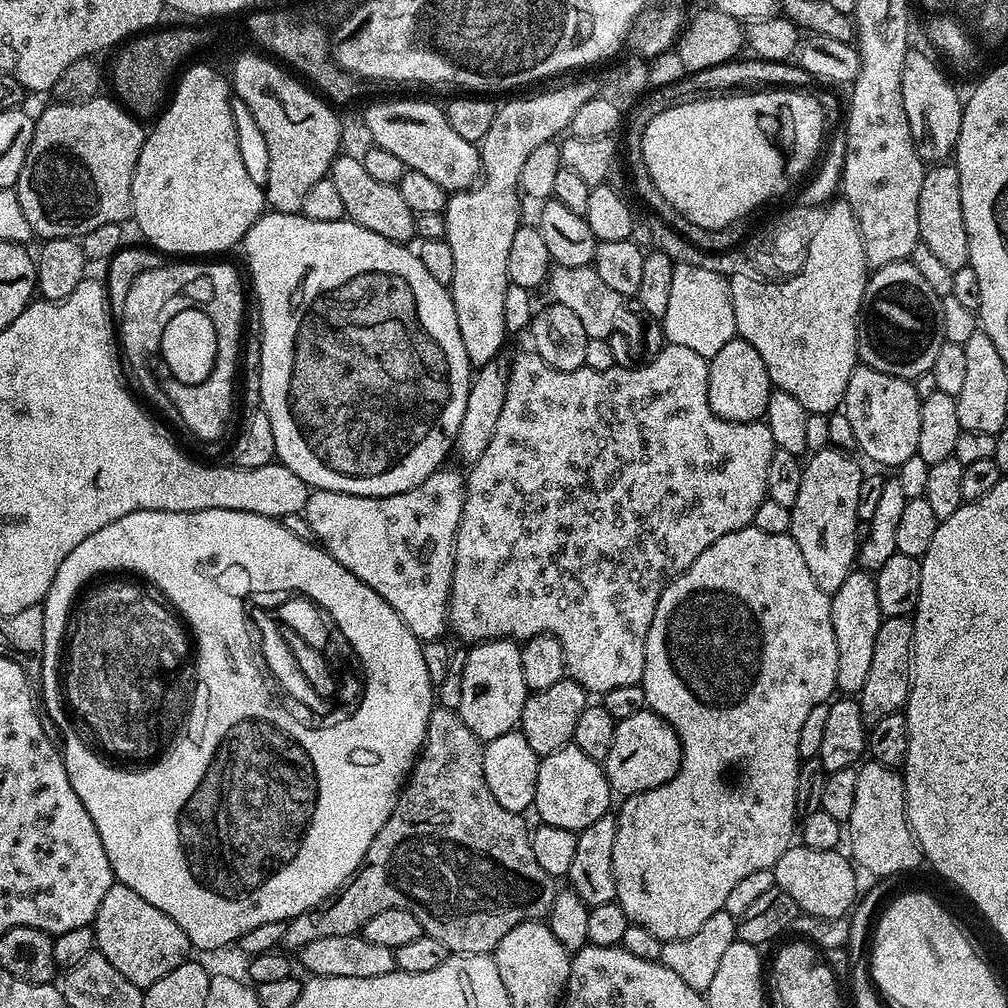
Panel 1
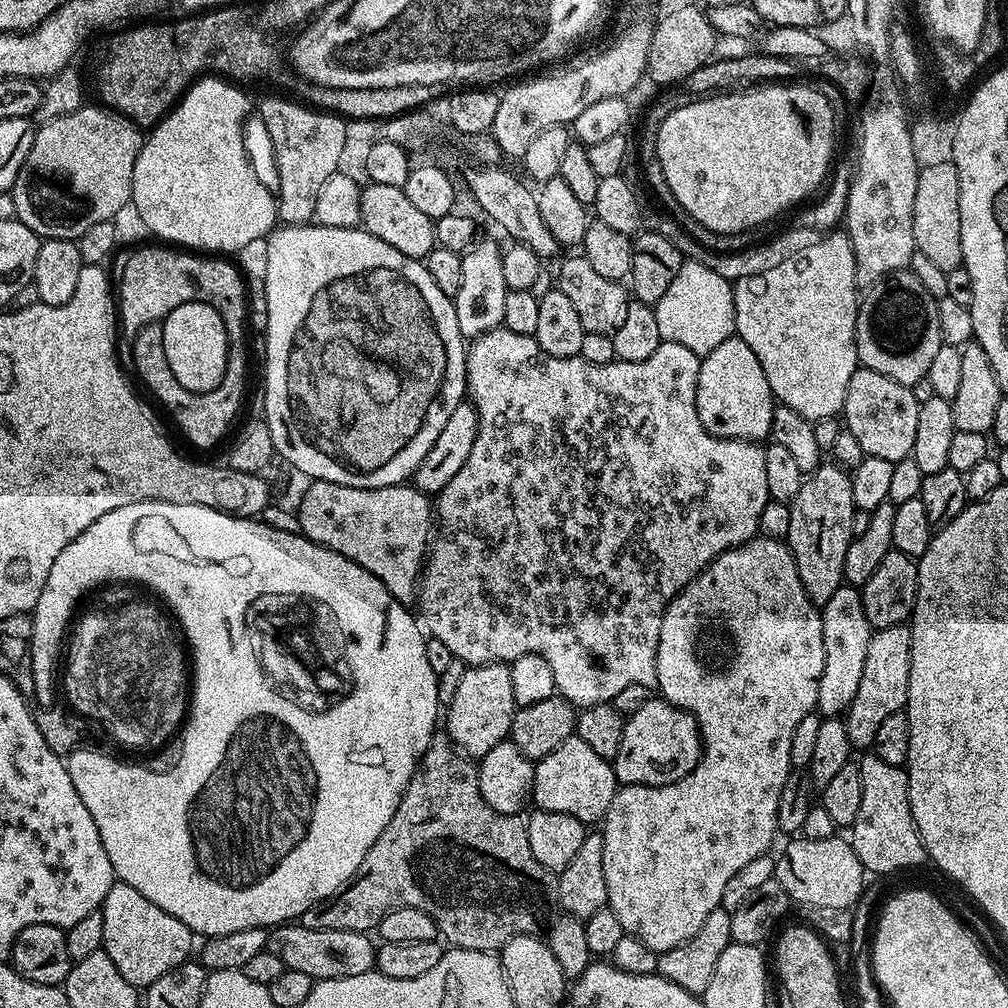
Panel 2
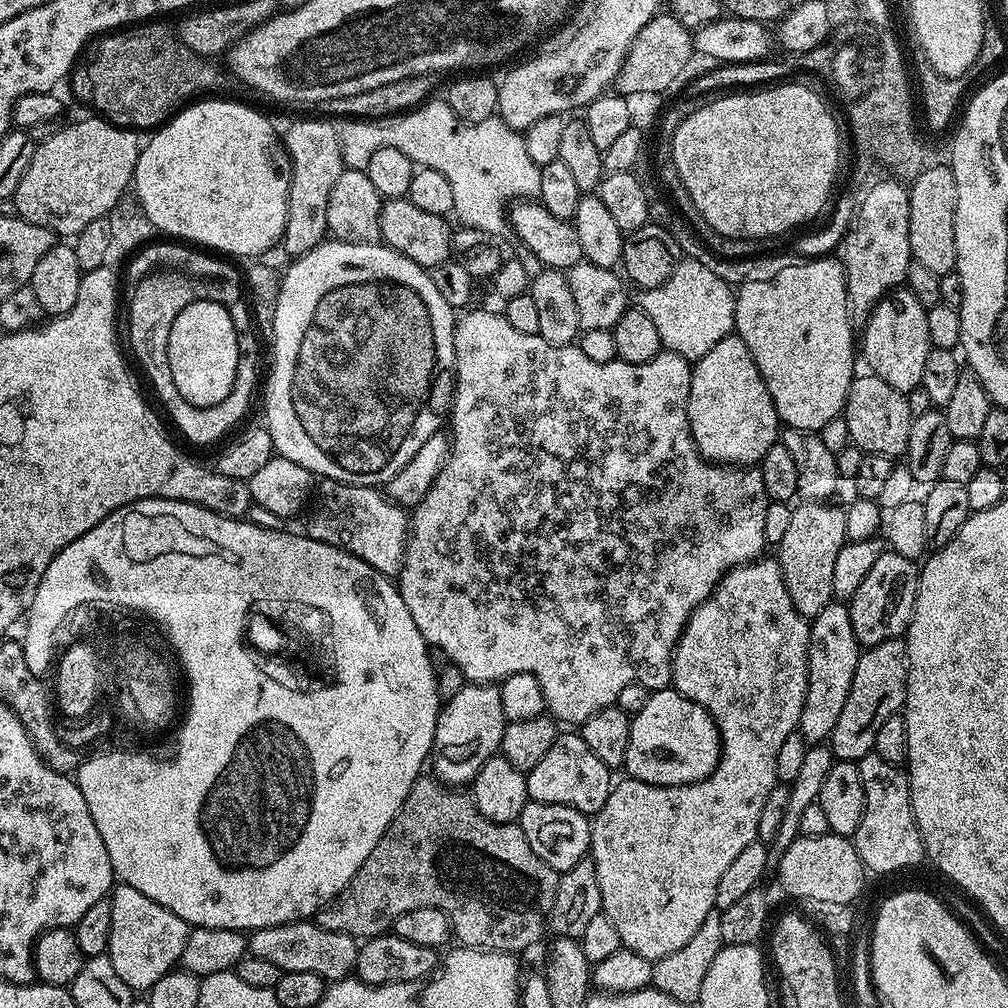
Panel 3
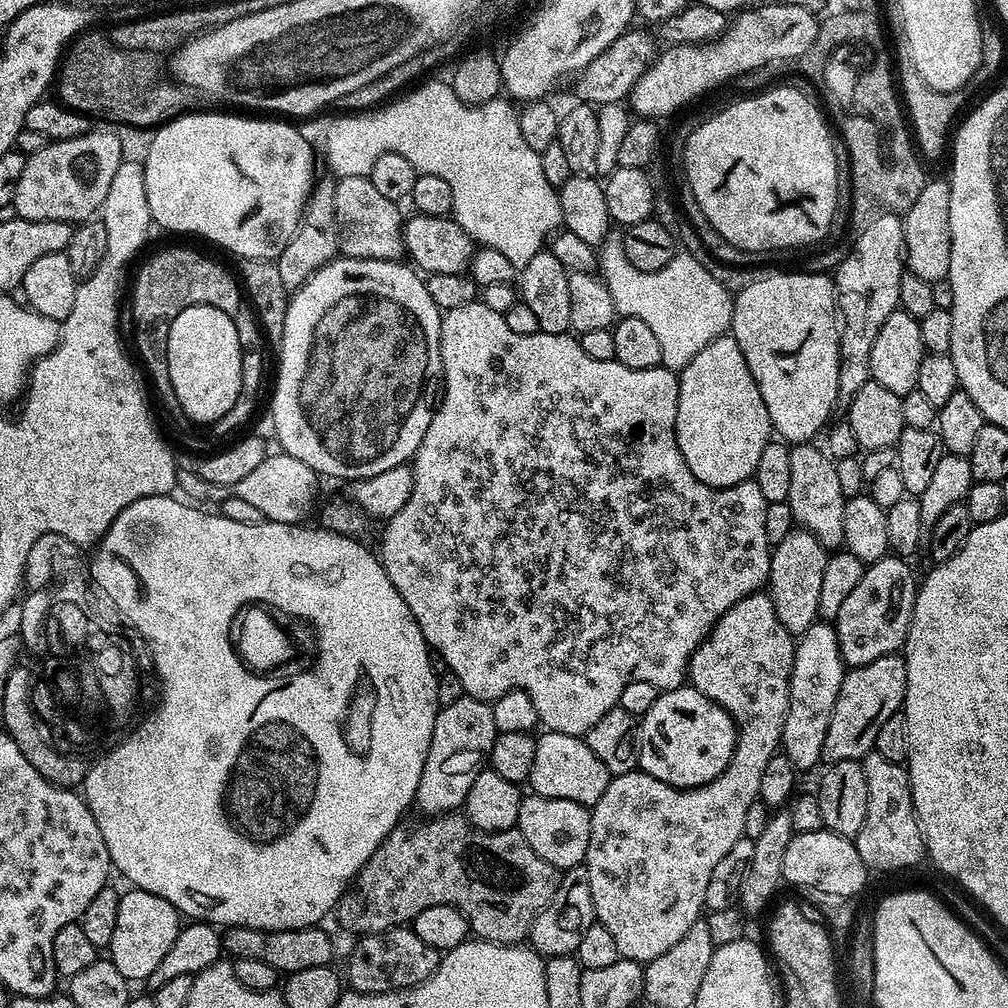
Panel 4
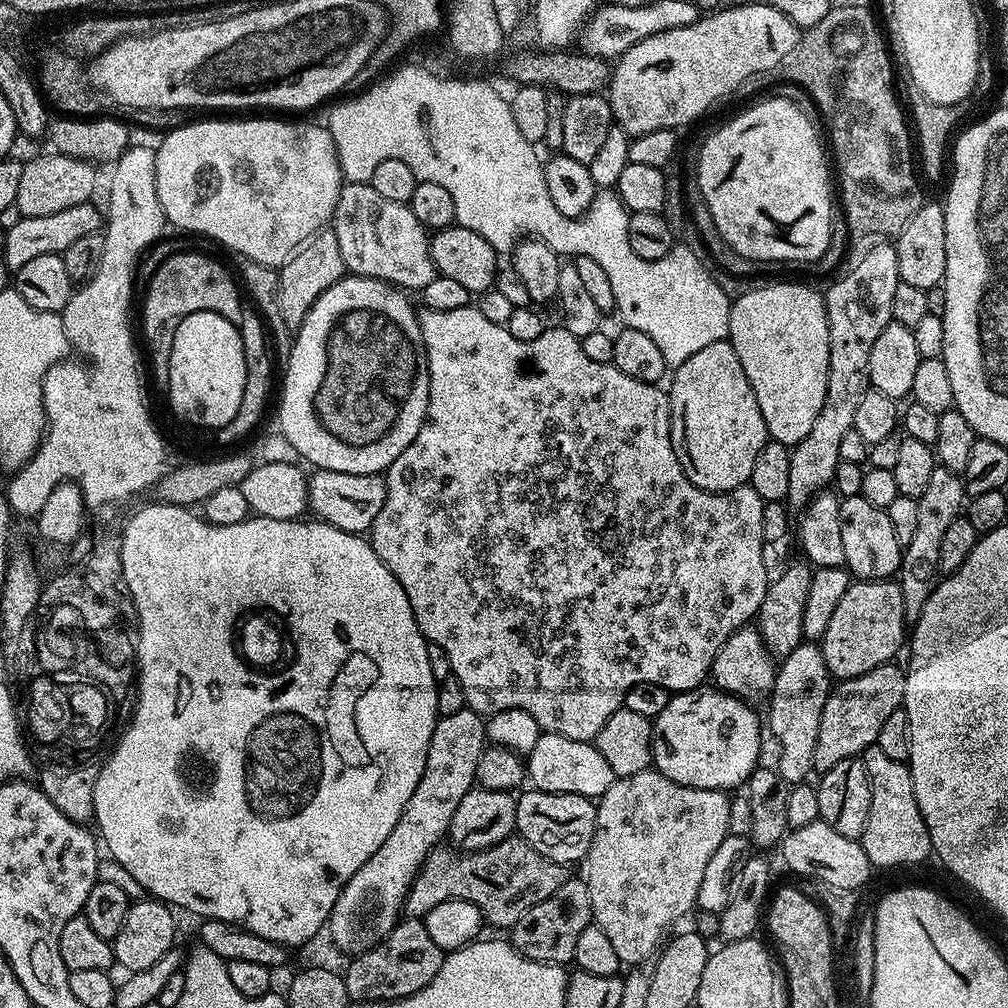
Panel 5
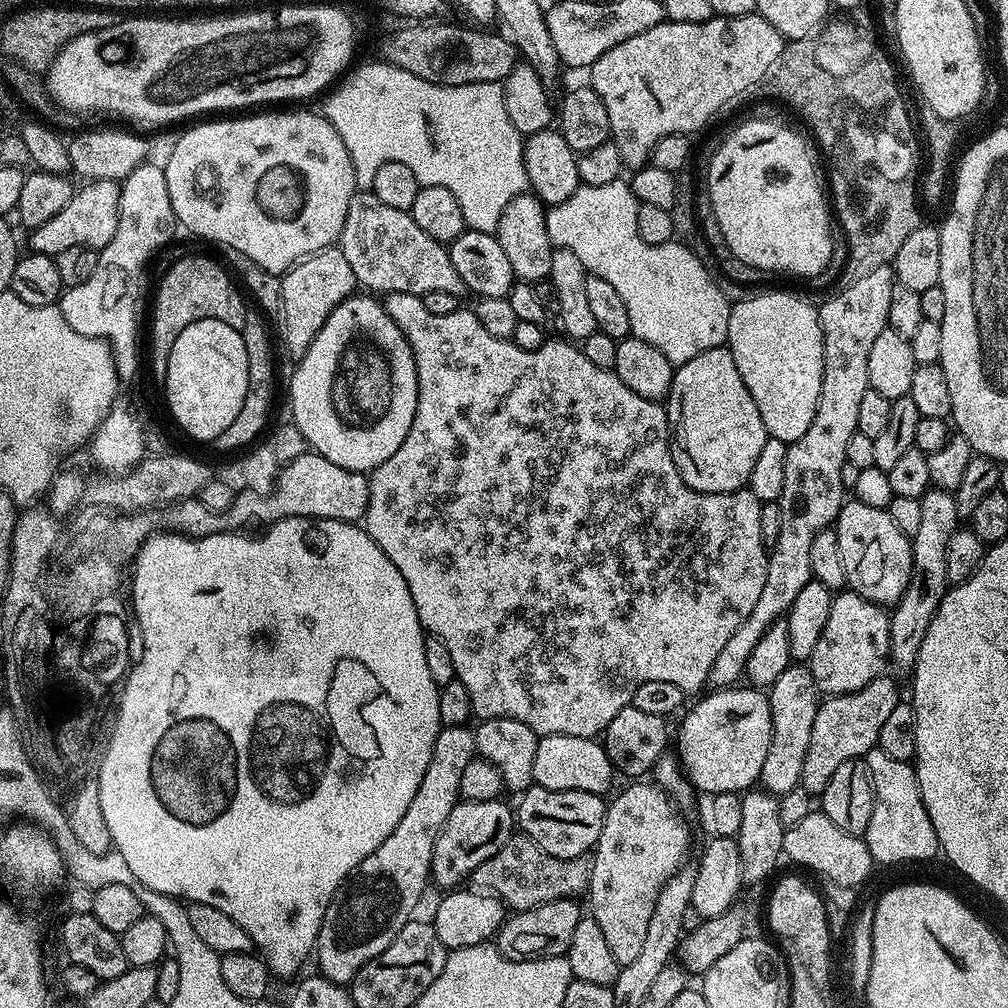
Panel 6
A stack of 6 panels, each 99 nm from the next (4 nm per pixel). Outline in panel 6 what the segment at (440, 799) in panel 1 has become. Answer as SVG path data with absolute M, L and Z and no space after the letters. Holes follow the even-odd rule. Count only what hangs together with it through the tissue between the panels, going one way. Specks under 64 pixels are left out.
M514 834L494 854L494 858L486 858L482 866L473 870L471 883L477 889L491 892L504 903L505 909L512 912L525 912L539 904L555 900L580 898L588 891L592 866L587 855L574 858L558 858L554 854L546 854L529 836Z

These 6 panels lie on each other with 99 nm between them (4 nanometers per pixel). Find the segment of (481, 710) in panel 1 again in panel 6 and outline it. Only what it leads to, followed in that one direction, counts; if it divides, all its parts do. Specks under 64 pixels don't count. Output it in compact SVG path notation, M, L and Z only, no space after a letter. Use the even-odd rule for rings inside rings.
M441 727L434 742L434 754L430 754L430 766L426 766L426 774L422 774L422 786L418 786L418 794L414 794L406 814L402 814L402 822L394 826L394 834L390 834L390 838L386 838L386 842L382 842L382 846L378 846L370 858L360 863L355 875L340 885L326 910L326 918L322 918L314 949L314 964L316 960L320 967L317 968L319 975L335 984L351 985L358 970L366 966L366 962L378 958L378 954L382 954L382 950L386 950L386 946L398 938L398 930L402 930L402 926L406 926L417 915L416 907L424 896L424 887L429 887L430 884L434 842L438 842L438 834L442 834L442 826L446 826L450 810L454 810L460 800L462 774L476 755L476 734L471 727Z

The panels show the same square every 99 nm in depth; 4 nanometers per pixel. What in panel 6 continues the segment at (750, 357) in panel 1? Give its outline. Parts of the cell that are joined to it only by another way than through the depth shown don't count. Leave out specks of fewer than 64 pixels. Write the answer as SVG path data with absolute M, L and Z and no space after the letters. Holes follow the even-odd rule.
M727 346L702 350L698 358L690 358L673 371L666 411L672 457L691 488L699 492L738 492L749 483L754 462L769 434Z

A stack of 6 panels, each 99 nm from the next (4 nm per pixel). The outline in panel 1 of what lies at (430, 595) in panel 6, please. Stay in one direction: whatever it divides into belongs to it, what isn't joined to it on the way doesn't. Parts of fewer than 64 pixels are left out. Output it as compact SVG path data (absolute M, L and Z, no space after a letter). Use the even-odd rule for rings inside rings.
M665 343L662 351L652 360L641 363L635 368L617 366L610 370L590 370L586 367L578 370L554 370L554 366L550 366L545 362L535 350L527 351L518 353L513 360L510 360L508 364L506 402L502 402L502 414L498 417L498 427L494 430L494 438L490 438L490 446L486 446L486 451L482 453L482 458L478 458L478 462L474 462L466 472L462 518L458 522L456 549L452 555L454 558L454 574L452 575L452 589L448 599L448 624L451 631L453 628L462 639L468 640L469 645L478 644L481 640L503 640L507 638L523 642L535 636L553 636L558 638L558 642L562 646L565 673L571 679L577 680L588 693L596 694L597 692L597 694L603 694L610 690L616 690L618 686L634 686L640 683L644 673L644 667L646 666L646 634L650 634L650 622L654 622L654 610L658 606L658 598L662 594L664 587L668 585L669 580L673 576L679 576L680 573L685 572L694 562L694 558L698 558L698 554L702 554L702 550L706 550L711 544L718 542L718 538L722 538L722 534L730 534L734 530L749 527L754 514L758 514L758 506L762 506L762 502L768 495L767 471L770 468L771 456L777 450L774 434L770 434L768 425L764 423L763 419L751 420L750 422L730 422L729 420L718 418L710 406L710 398L708 397L708 360L702 354L694 354L694 350L690 350L686 346Z

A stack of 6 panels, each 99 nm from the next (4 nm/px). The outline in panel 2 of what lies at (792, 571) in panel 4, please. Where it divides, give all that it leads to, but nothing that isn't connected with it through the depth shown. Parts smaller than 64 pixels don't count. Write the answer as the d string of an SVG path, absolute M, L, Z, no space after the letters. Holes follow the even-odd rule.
M821 463L820 467L803 481L800 492L790 503L790 530L786 543L798 566L798 578L812 603L817 606L829 602L834 592L845 583L846 550L853 538L852 519L857 511L851 498L851 480L851 475L835 463Z

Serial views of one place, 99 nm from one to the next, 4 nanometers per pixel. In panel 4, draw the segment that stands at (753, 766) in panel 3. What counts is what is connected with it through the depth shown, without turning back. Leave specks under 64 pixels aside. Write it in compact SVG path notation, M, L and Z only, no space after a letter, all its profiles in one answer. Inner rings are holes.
M767 591L752 592L746 598L742 598L733 608L726 610L726 614L718 617L716 625L708 631L708 636L694 649L691 658L688 659L686 673L687 683L691 687L697 688L702 694L706 694L706 698L710 698L715 704L726 709L731 714L732 721L736 723L738 733L736 749L726 770L722 774L718 774L718 778L714 778L709 784L703 784L697 788L675 788L666 782L658 782L658 778L650 778L644 772L633 770L621 776L612 776L606 786L606 794L602 794L602 798L598 798L598 802L591 805L590 842L582 866L590 878L590 898L594 902L596 920L602 926L606 926L606 930L610 930L621 958L641 962L658 958L658 954L666 954L666 950L670 950L670 946L677 944L686 935L686 930L690 930L690 926L694 926L694 922L701 919L702 913L705 911L704 899L706 898L706 885L710 882L710 874L714 874L714 866L718 866L718 862L722 862L722 858L730 850L730 846L734 846L734 842L745 839L746 810L750 810L750 806L760 795L760 783L762 774L766 770L766 762L770 762L770 758L777 755L778 749L781 747L782 726L788 709L788 675L792 673L795 653L793 633L788 632L778 622Z

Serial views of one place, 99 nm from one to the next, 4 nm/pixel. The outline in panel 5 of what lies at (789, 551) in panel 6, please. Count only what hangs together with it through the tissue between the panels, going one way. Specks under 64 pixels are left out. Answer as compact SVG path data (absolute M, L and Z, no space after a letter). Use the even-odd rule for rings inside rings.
M876 242L841 280L834 281L828 292L823 293L830 330L826 402L822 402L822 410L818 410L818 419L810 434L806 434L802 442L791 445L789 492L786 497L789 509L803 510L817 499L816 492L832 484L834 470L842 459L840 447L848 435L853 435L858 406L870 389L870 352L878 336L888 324L893 323L892 301L894 289L899 285L895 243Z

